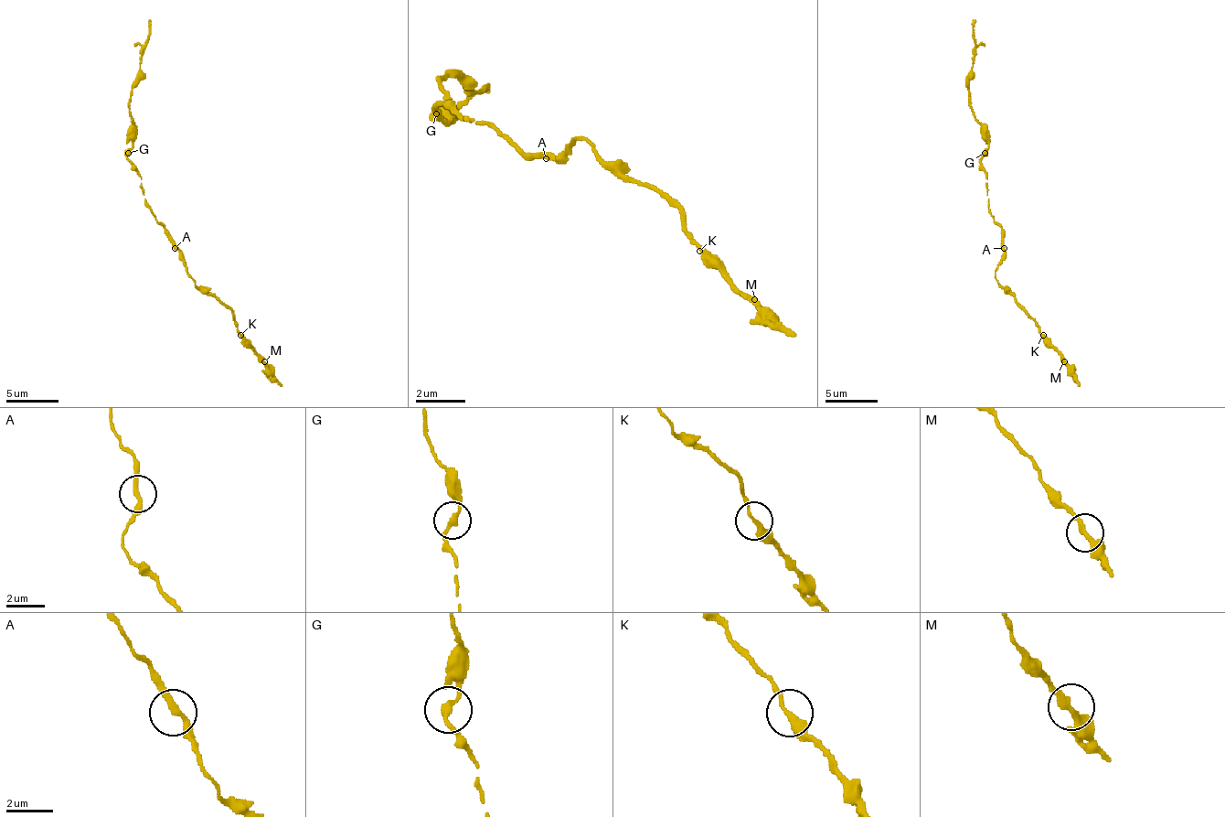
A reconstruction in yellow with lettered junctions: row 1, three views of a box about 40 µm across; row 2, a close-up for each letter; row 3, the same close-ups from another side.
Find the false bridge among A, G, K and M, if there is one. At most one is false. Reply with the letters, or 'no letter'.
G

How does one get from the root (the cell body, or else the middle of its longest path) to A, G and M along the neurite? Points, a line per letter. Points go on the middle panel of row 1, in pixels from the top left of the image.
A: (515, 145), (521, 152), (539, 152), (546, 158)
G: (515, 145), (490, 121), (465, 121), (447, 102), (441, 102), (435, 109), (435, 115)
M: (515, 145), (558, 158), (582, 140), (625, 177), (650, 183), (680, 213), (680, 226), (699, 251), (754, 299)

